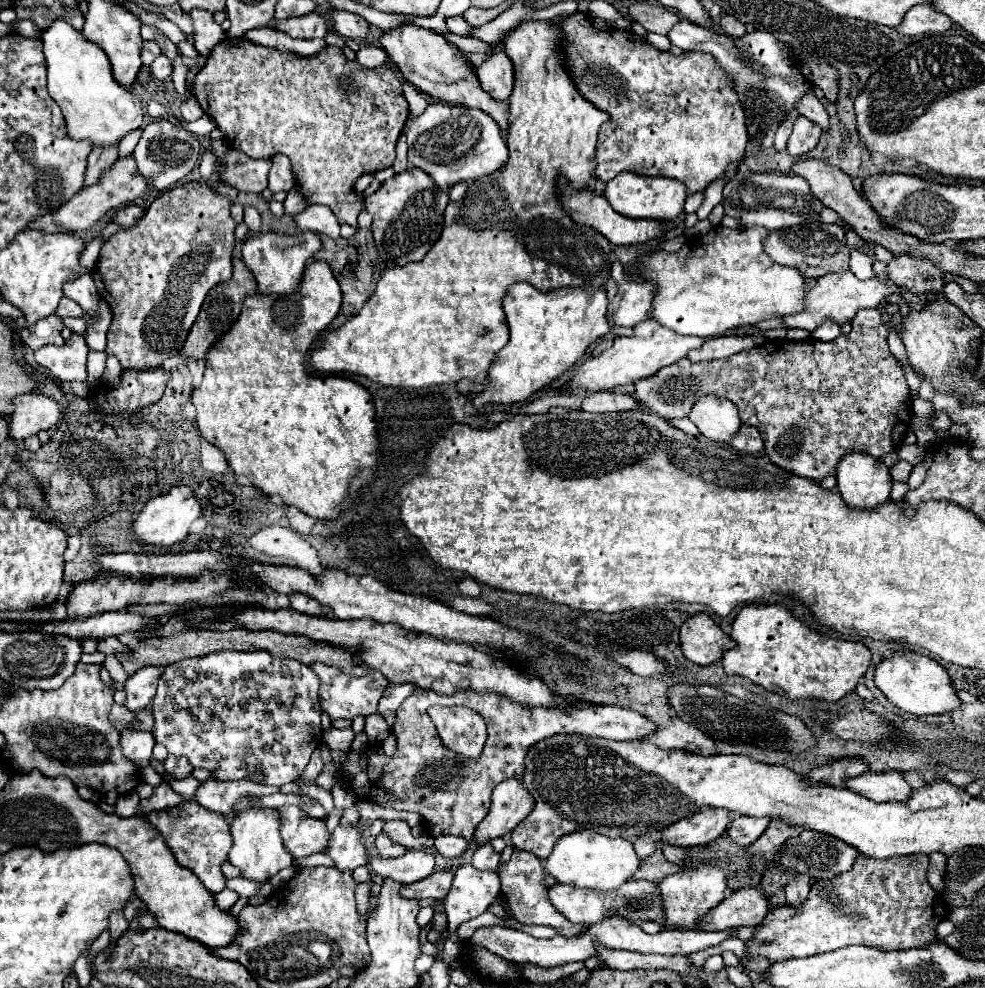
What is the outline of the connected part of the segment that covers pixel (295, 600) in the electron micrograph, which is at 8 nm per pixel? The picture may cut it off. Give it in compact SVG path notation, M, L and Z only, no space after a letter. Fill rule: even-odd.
M292 593L288 595L290 599L290 609L300 611L300 613L310 613L310 615L320 615L320 603L308 595L302 593Z

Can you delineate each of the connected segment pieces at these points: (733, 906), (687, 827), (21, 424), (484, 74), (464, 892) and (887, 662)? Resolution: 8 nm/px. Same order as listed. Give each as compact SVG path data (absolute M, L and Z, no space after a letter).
M742 887L726 897L720 905L710 909L698 923L702 931L726 931L736 927L756 927L770 911L766 897L756 887Z
M700 809L694 817L686 817L670 829L664 829L662 841L676 845L676 847L696 847L708 845L710 841L718 839L730 827L730 815L726 809Z
M40 393L16 397L14 405L16 411L12 413L10 435L16 441L36 435L42 429L52 429L64 419L64 409L60 407L60 403Z
M498 49L498 53L492 53L478 69L476 69L478 81L482 89L496 101L508 101L514 89L514 69L512 61L506 59L506 53Z
M472 865L458 867L444 905L450 933L454 935L460 923L482 915L498 895L500 877L496 871L478 871Z
M898 651L890 659L884 659L876 667L876 687L886 695L886 699L896 705L898 709L912 713L912 715L934 715L934 713L948 713L962 705L958 699L950 677L942 665L934 659L912 653L912 651Z

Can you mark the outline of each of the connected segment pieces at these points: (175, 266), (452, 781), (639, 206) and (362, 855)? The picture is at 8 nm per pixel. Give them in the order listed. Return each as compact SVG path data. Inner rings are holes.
M184 183L180 187L174 187L166 193L162 193L158 199L154 199L154 203L148 207L146 215L140 219L140 223L136 227L132 227L128 231L118 231L104 243L104 247L100 251L100 257L98 257L94 271L91 274L100 298L106 301L112 309L112 323L110 323L110 331L108 331L106 353L118 357L118 361L124 369L152 369L152 367L162 365L164 359L178 355L178 349L182 349L182 341L186 339L186 333L190 331L190 325L194 323L208 291L214 285L218 285L222 281L228 281L232 277L232 251L234 251L234 245L236 245L234 243L234 227L236 227L236 223L230 215L230 201L226 197L216 195L216 191L206 183Z
M416 689L398 707L394 735L398 749L394 757L386 757L378 745L366 747L362 753L350 753L344 763L344 775L350 787L364 799L372 799L382 807L398 811L416 811L428 825L434 837L460 835L468 841L474 839L474 829L488 815L490 793L500 781L522 777L522 765L526 749L540 739L552 737L554 733L582 733L614 741L646 739L656 731L656 723L638 711L600 705L586 709L546 709L518 705L500 695L480 695L460 691L456 695L438 695L428 689ZM430 705L466 705L478 713L488 725L488 741L482 755L474 761L462 761L456 753L450 753L428 715Z
M620 173L612 181L606 183L604 197L612 205L614 211L626 217L634 219L656 219L656 221L672 221L676 227L682 227L684 221L680 219L680 213L684 209L686 201L686 187L676 179L666 177L644 177L636 173Z
M338 825L332 833L330 849L326 853L336 861L336 867L340 871L354 871L356 867L368 865L362 829L356 825Z

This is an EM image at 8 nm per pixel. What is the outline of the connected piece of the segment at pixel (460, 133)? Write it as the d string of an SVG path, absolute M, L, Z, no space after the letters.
M430 103L416 121L406 121L404 135L408 137L408 161L426 171L438 187L452 187L458 181L490 175L508 161L508 147L502 131L482 109Z

